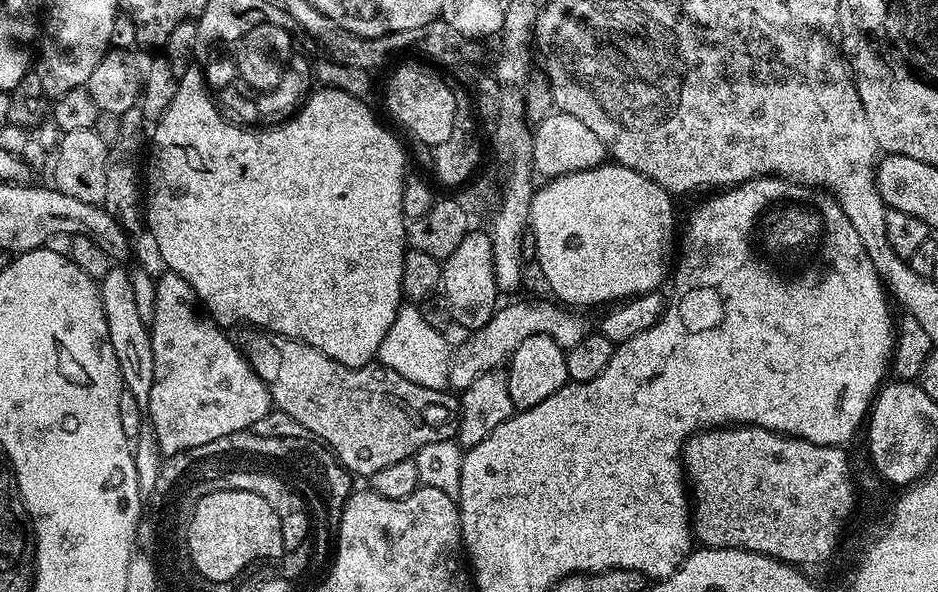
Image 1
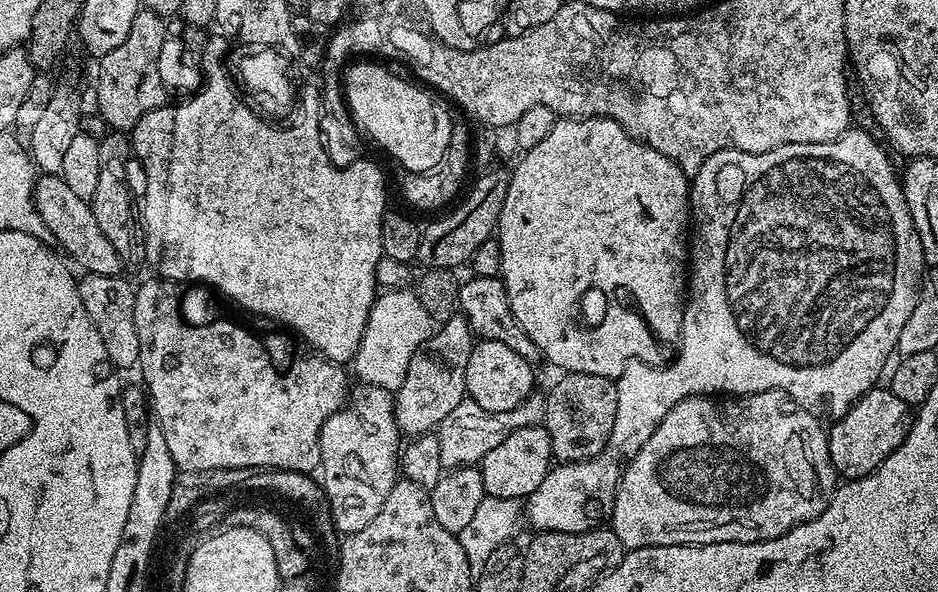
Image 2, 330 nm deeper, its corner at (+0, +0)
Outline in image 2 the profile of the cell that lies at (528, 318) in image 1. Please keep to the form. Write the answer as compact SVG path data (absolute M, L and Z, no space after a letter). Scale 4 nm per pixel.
M533 394L514 410L509 412L484 412L478 402L465 398L461 404L454 406L450 414L440 423L438 435L442 446L442 466L445 470L460 468L464 465L479 465L502 438L512 433L513 428L521 428L527 424L540 424L544 418L544 396Z

